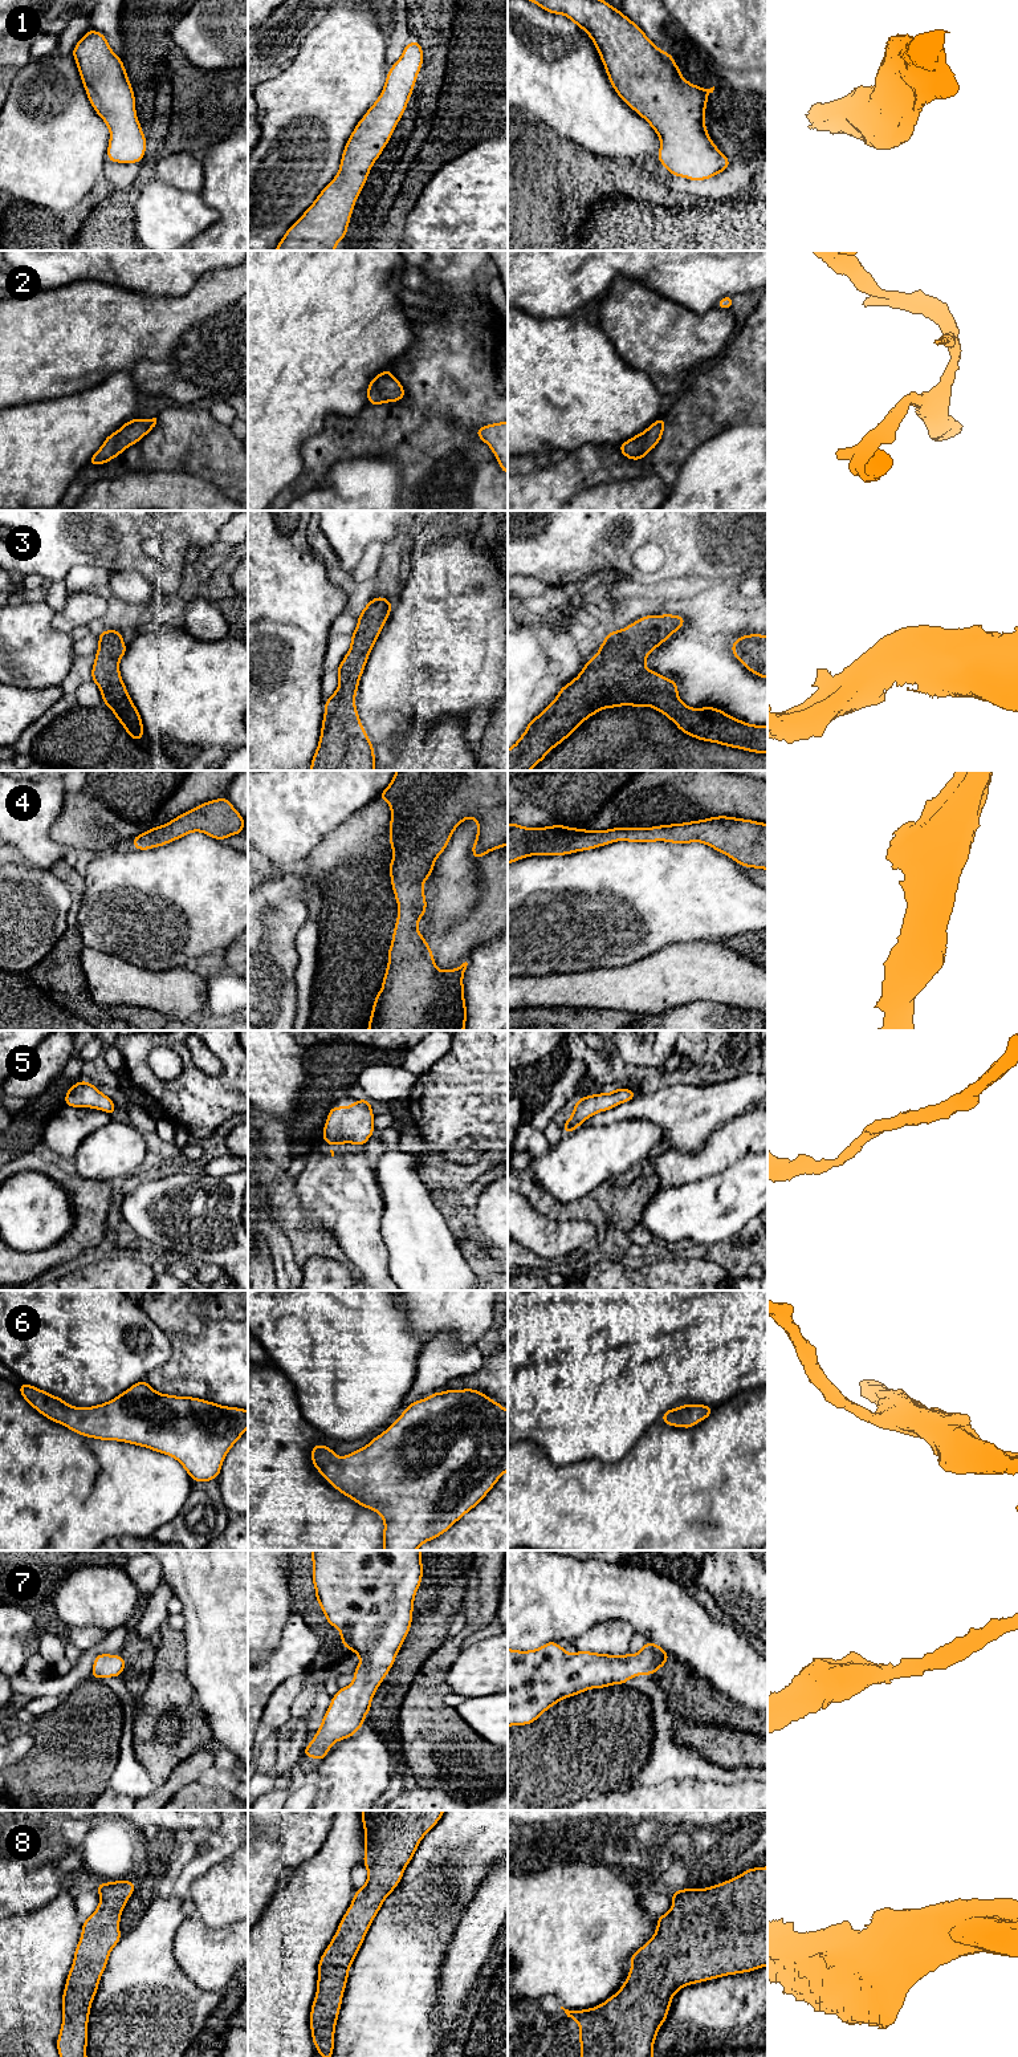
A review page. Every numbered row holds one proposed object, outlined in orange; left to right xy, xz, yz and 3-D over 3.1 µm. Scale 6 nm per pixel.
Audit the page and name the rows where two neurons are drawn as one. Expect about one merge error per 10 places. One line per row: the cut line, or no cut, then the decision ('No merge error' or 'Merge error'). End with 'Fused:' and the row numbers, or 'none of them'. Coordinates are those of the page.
1: No split. No merge error
2: No split. No merge error
3: No split. No merge error
4: No split. No merge error
5: No split. No merge error
6: No split. No merge error
7: No split. No merge error
8: No split. No merge error
Fused: none of them

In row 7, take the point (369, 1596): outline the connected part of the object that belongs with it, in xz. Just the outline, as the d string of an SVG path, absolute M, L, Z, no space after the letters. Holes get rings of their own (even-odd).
M311 1550L315 1599L326 1622L339 1630L342 1646L354 1651L361 1663L354 1680L339 1688L322 1716L314 1740L302 1756L323 1760L330 1747L355 1735L371 1711L371 1700L391 1670L412 1623L414 1599L422 1584L422 1550Z

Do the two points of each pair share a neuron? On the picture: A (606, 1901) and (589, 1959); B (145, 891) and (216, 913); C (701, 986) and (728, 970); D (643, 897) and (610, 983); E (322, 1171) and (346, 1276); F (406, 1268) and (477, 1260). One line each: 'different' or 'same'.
A: same
B: same
C: same
D: different
E: different
F: different

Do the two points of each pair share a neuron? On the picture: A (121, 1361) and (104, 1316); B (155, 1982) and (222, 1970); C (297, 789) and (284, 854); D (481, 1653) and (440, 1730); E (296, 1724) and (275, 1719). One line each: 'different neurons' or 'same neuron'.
A: same neuron
B: different neurons
C: same neuron
D: different neurons
E: different neurons

